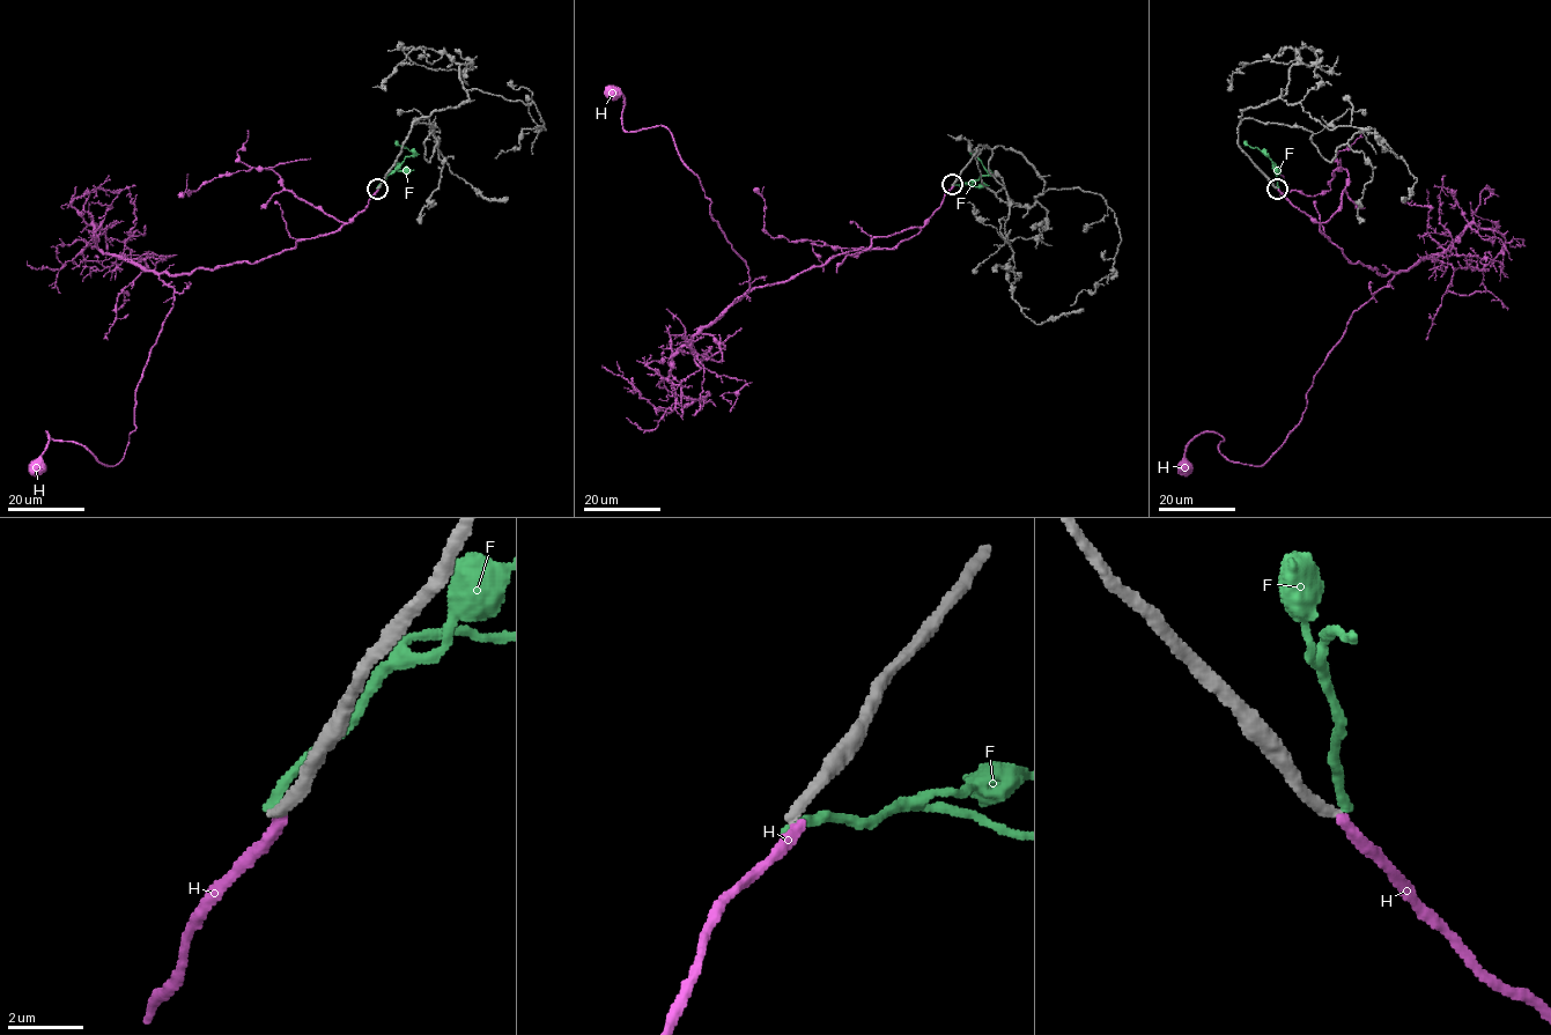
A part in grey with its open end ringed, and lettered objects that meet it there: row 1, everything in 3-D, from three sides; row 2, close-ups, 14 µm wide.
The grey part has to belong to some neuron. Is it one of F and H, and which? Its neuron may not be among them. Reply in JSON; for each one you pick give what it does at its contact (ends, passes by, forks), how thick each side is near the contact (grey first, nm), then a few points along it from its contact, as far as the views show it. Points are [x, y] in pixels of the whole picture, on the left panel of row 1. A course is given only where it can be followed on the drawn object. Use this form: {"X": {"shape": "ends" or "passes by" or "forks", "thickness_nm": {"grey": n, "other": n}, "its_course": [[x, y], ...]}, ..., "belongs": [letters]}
{"belongs": []}

